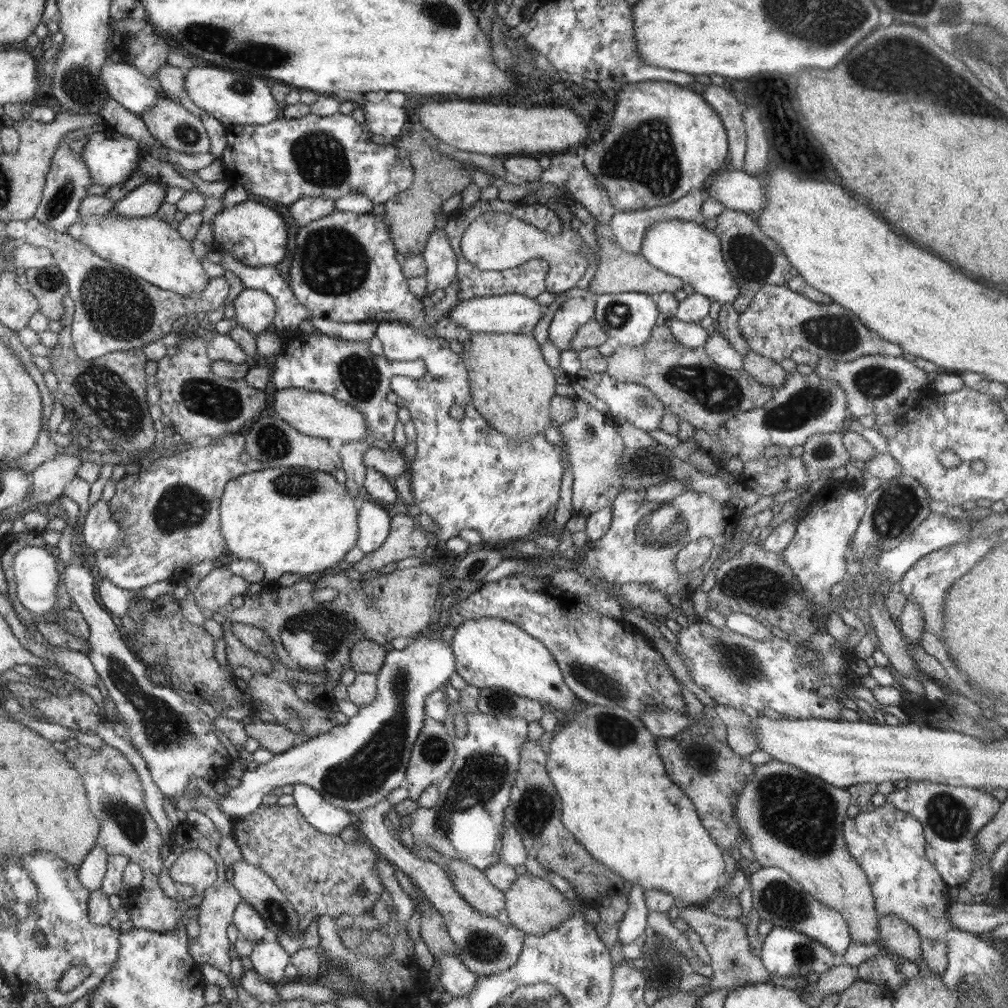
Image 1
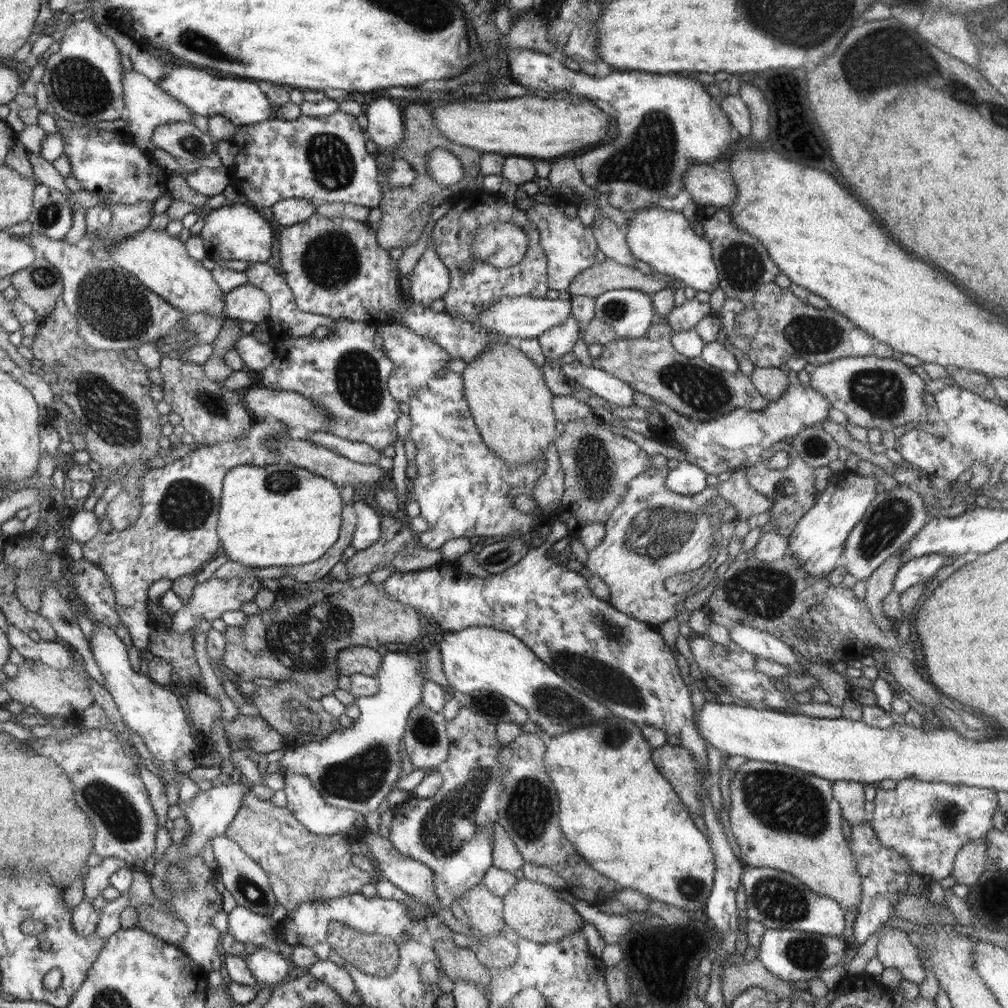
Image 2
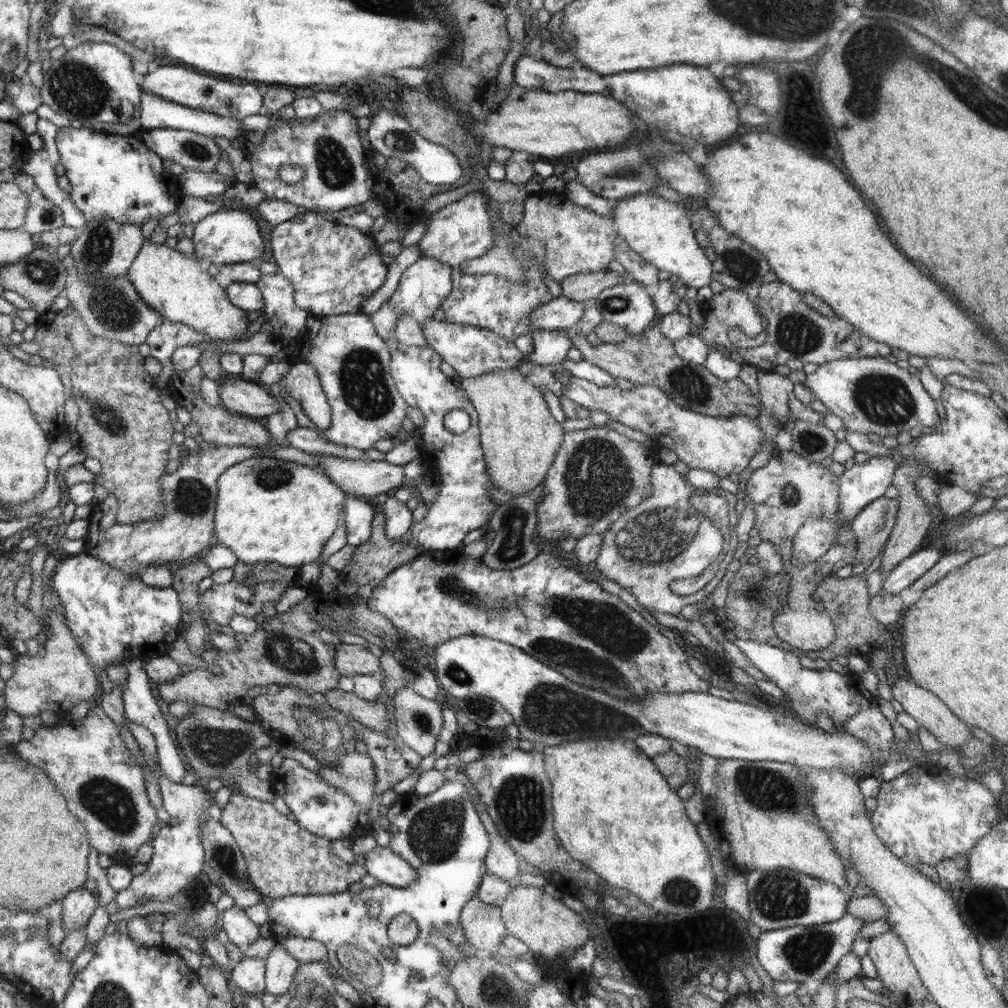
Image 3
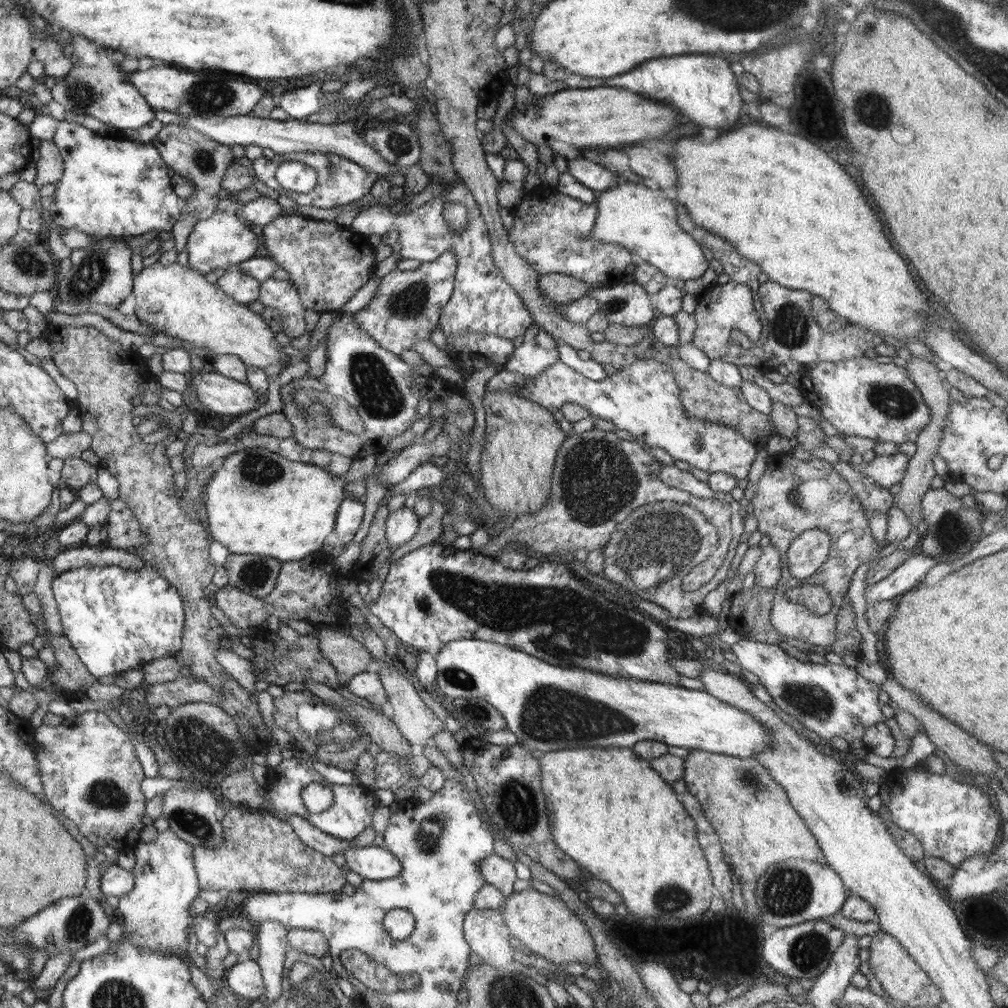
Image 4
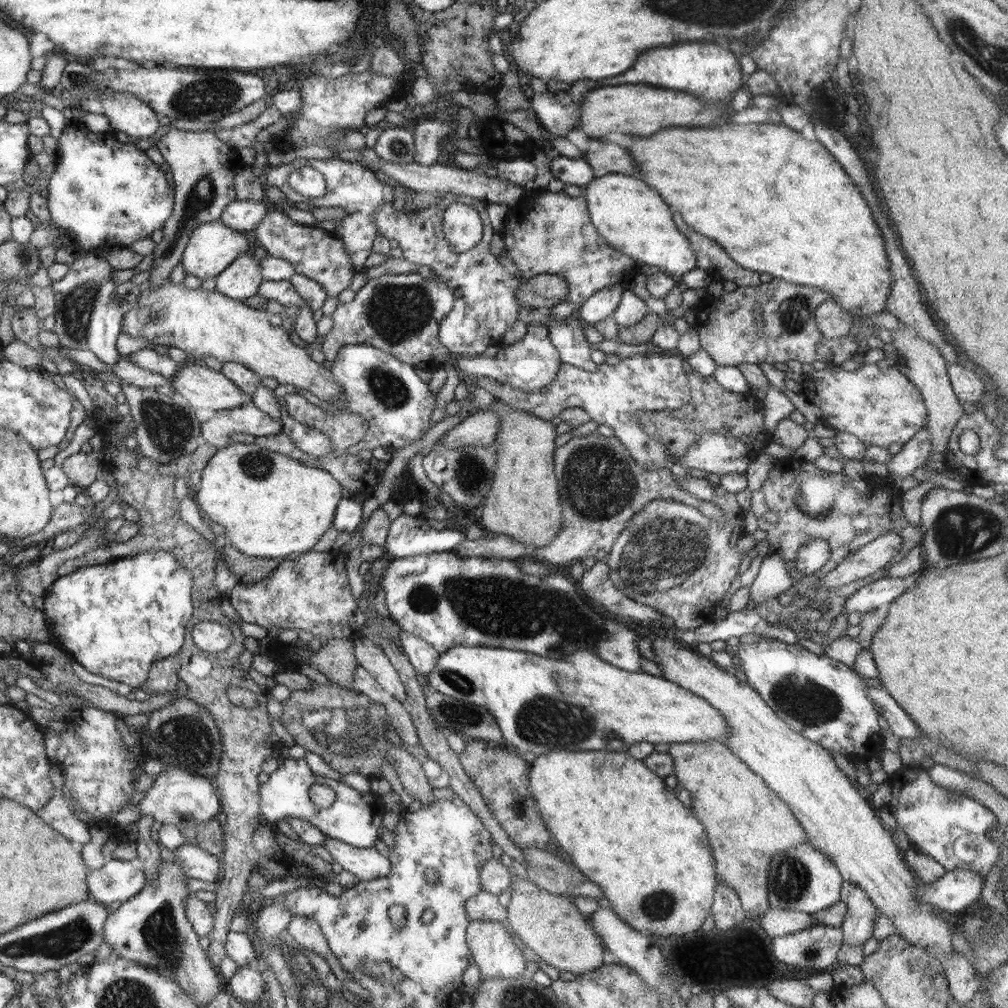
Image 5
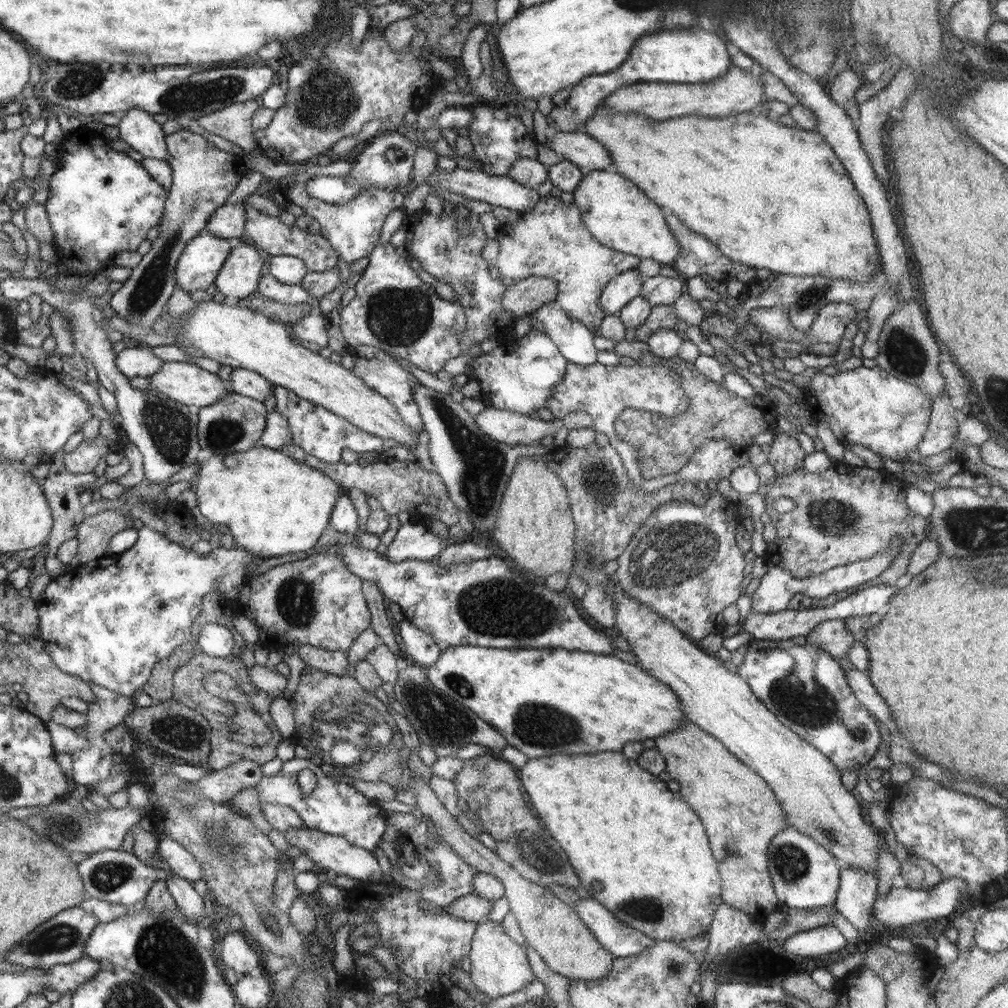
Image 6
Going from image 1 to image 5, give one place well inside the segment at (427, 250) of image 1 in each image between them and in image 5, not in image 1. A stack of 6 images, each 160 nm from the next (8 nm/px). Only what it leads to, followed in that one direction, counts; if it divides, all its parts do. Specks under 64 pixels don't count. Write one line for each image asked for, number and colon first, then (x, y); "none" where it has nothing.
2: (430, 279)
3: (423, 287)
4: (406, 307)
5: (400, 313)

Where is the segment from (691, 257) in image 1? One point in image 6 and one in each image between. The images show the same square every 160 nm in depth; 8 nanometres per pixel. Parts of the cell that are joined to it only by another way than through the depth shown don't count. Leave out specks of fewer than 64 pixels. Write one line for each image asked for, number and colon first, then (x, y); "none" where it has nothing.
2: (664, 239)
3: (660, 231)
4: (643, 221)
5: (632, 218)
6: (618, 215)

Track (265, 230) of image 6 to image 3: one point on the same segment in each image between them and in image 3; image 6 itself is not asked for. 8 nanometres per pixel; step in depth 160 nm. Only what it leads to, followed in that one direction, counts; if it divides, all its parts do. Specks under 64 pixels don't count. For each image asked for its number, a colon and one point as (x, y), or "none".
3: (334, 268)
4: (328, 264)
5: (322, 256)

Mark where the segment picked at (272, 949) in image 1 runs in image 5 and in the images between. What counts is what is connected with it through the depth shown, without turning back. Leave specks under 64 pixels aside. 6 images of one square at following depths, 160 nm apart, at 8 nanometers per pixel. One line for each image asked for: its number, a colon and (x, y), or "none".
2: (267, 968)
3: (248, 974)
4: (245, 978)
5: (246, 984)

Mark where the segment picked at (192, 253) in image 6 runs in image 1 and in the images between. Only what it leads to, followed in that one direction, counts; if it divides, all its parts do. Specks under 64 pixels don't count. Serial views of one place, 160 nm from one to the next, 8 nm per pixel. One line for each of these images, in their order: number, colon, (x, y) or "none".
1: (254, 233)
2: (236, 231)
3: (229, 236)
4: (218, 240)
5: (214, 246)

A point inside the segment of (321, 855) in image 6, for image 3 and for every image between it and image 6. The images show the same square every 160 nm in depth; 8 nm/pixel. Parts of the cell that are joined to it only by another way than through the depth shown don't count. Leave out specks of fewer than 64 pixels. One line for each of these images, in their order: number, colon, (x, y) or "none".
3: (383, 864)
4: (375, 863)
5: (366, 864)

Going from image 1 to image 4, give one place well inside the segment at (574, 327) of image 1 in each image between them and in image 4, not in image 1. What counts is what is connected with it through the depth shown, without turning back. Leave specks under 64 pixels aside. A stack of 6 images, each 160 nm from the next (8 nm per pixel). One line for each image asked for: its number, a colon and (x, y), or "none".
2: (555, 342)
3: (549, 347)
4: (539, 350)

